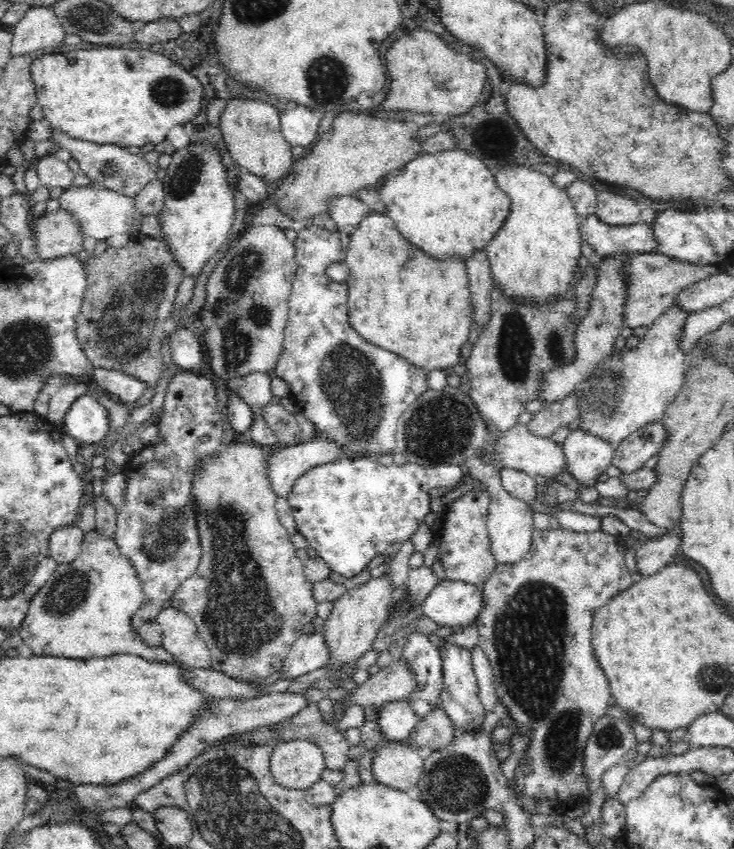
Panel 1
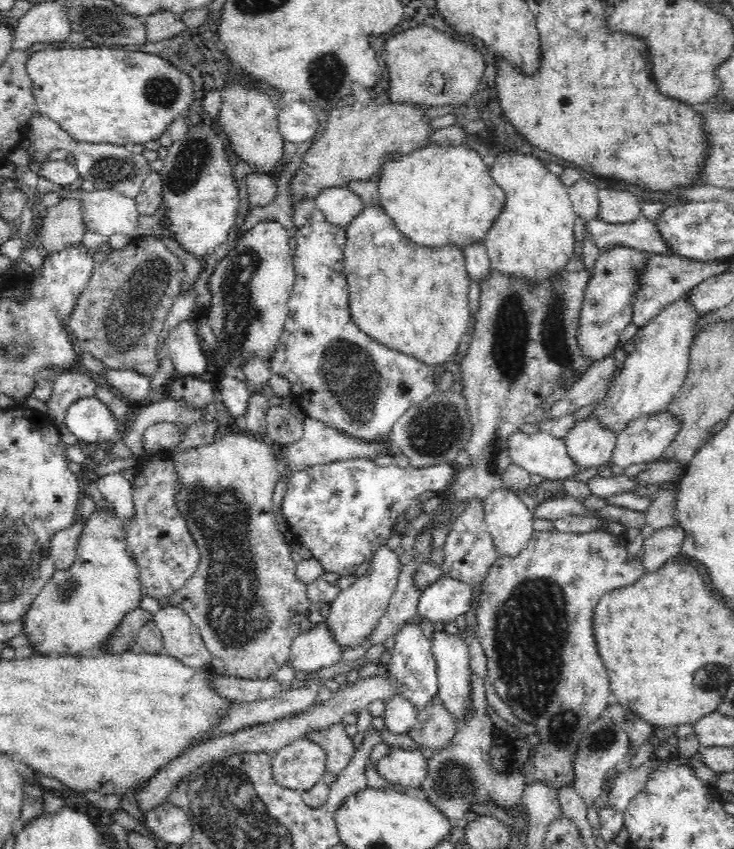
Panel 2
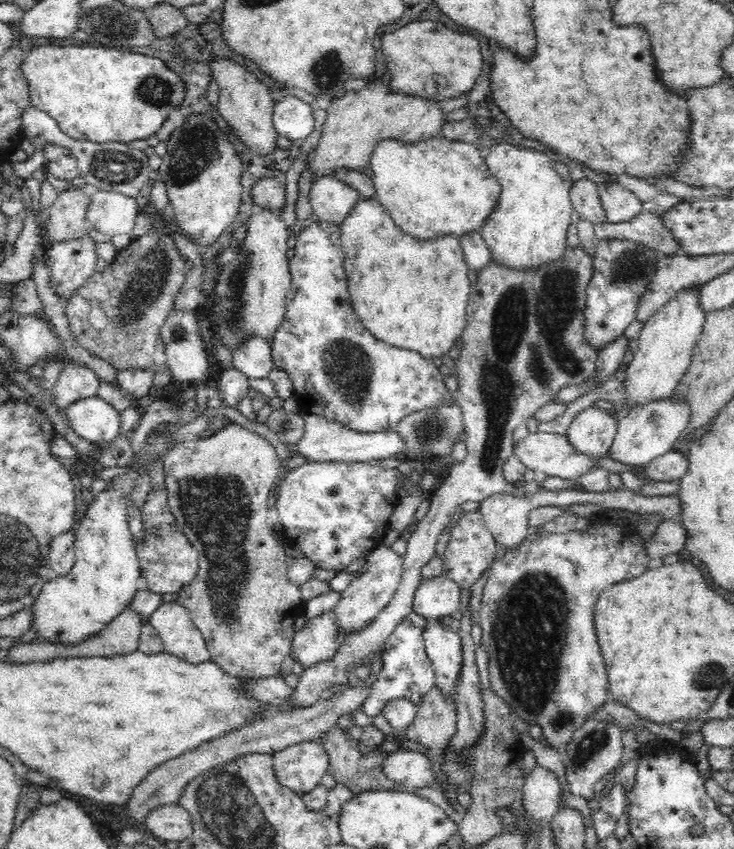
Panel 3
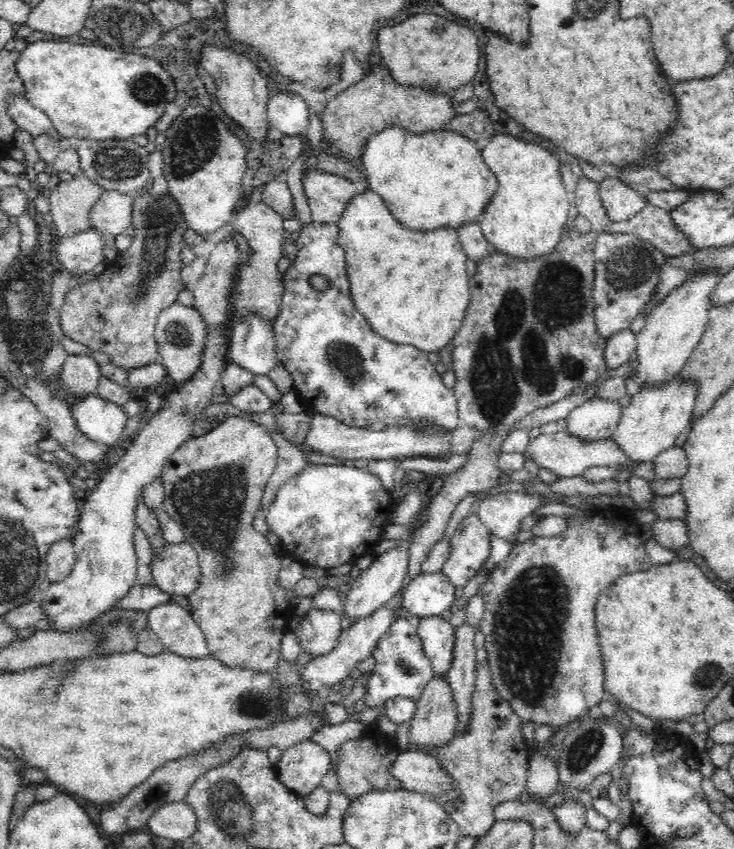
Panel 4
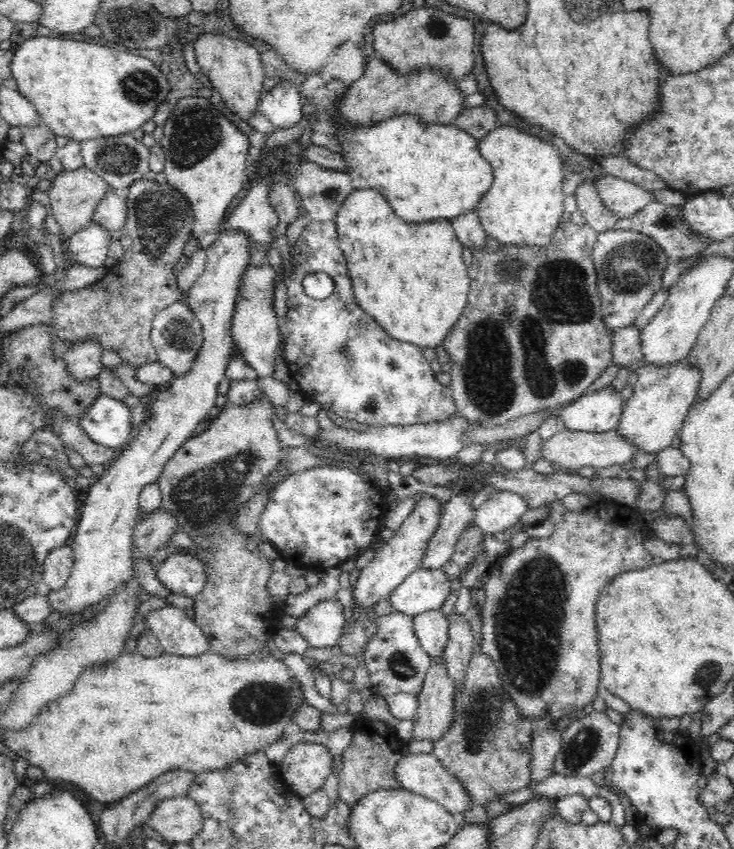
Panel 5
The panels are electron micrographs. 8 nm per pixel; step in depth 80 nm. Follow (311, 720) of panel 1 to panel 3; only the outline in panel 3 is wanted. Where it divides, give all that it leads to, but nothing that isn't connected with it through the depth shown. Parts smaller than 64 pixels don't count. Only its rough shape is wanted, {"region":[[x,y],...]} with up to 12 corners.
{"region":[[338,725],[325,733],[329,773],[352,796],[398,786],[386,778],[390,752],[363,752]]}

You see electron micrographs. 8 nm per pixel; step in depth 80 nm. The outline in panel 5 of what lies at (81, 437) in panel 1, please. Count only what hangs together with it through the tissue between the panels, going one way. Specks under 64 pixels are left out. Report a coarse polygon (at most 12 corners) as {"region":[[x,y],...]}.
{"region":[[100,395],[79,424],[122,451],[135,432],[131,408]]}

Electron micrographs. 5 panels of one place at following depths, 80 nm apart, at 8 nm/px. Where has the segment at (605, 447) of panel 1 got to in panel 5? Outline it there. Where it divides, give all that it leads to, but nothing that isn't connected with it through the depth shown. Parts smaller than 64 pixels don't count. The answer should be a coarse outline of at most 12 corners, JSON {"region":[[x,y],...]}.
{"region":[[612,385],[584,394],[547,418],[565,429],[616,429],[624,402]]}

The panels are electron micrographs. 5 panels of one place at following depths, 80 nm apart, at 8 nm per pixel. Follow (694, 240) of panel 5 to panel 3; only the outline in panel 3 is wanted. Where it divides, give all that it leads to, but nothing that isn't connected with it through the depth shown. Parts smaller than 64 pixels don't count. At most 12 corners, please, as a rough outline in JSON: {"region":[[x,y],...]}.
{"region":[[663,216],[593,226],[596,238],[625,238],[661,256],[683,253]]}

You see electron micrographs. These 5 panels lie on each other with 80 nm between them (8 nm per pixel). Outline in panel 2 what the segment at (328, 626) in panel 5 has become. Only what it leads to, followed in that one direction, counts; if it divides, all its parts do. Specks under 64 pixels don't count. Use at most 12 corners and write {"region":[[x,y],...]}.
{"region":[[327,616],[294,638],[289,663],[312,672],[340,662]]}

